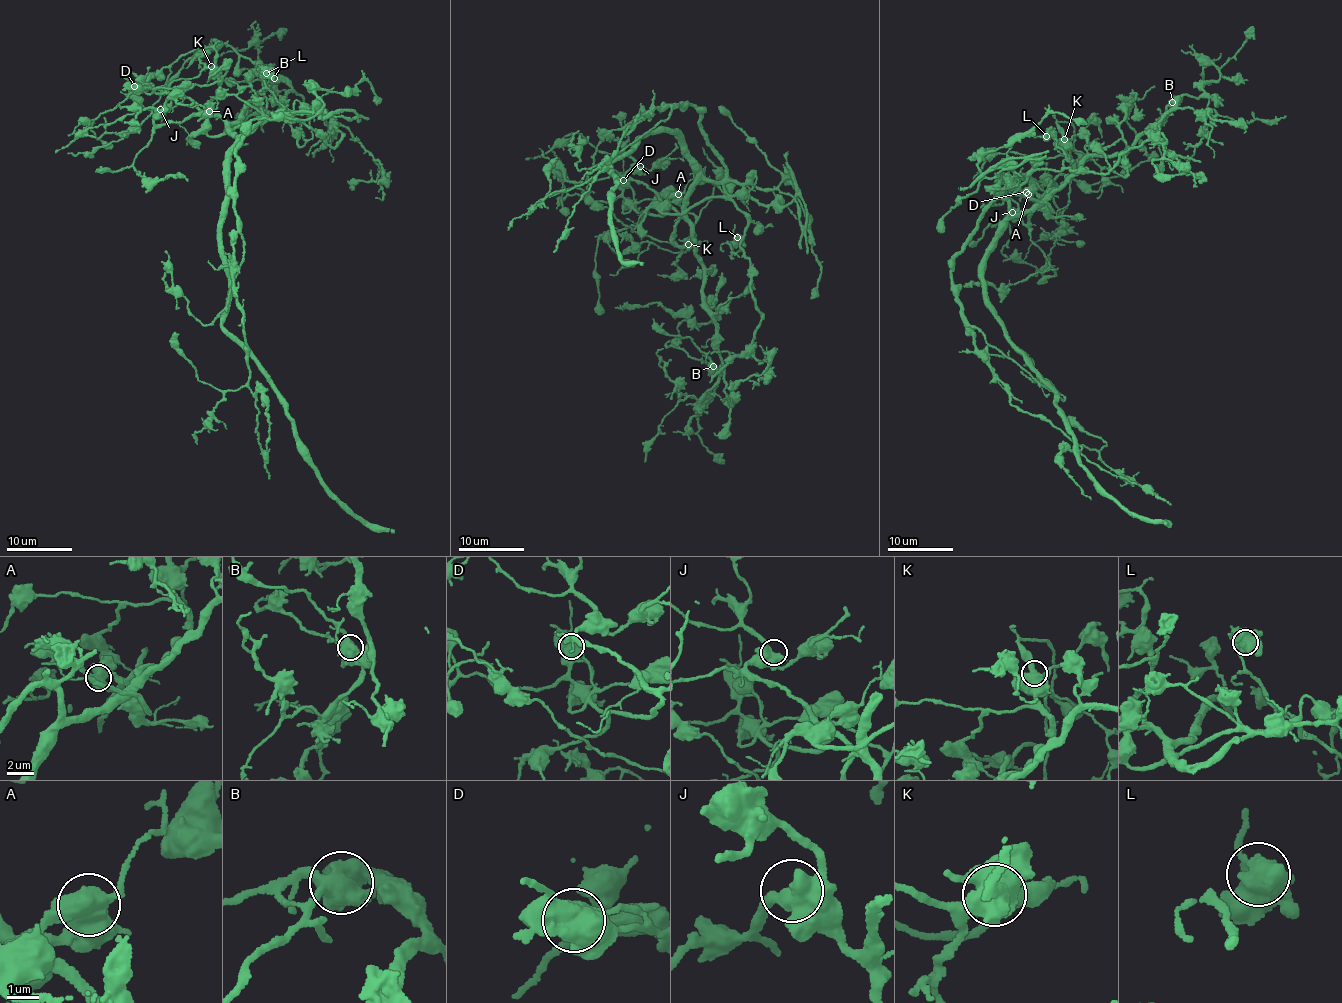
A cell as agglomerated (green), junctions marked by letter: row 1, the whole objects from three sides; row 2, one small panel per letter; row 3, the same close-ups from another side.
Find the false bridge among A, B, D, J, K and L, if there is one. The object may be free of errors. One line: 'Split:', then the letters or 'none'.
Split: D

